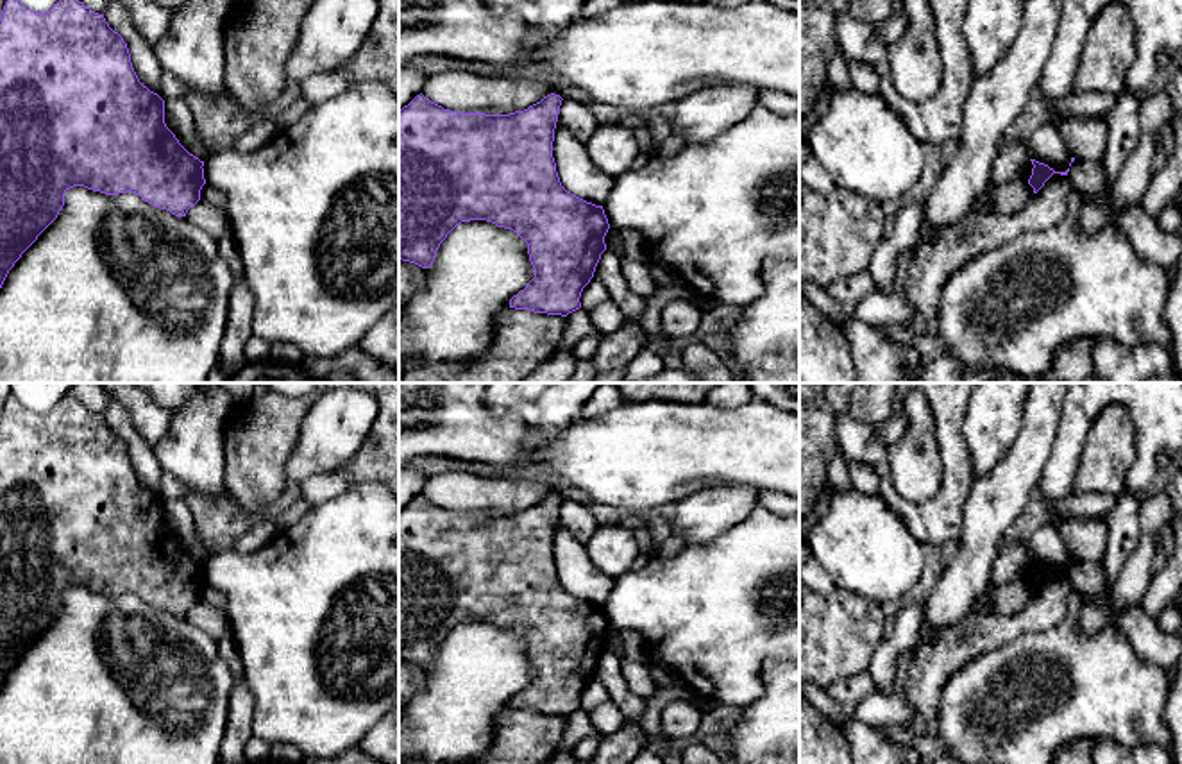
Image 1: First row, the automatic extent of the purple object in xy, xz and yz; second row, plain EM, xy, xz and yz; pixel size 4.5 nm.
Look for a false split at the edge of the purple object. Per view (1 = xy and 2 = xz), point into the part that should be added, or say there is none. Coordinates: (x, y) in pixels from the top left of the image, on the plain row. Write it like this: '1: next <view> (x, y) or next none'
1: next none
2: next none

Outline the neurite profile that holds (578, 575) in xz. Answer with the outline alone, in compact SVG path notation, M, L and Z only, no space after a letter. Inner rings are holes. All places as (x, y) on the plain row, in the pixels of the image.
M558 522L554 530L553 558L561 587L572 596L603 607L613 589L613 580L590 560L585 544L578 542Z

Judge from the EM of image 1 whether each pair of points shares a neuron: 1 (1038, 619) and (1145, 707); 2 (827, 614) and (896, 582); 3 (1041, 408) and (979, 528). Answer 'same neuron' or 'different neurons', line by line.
1: different neurons
2: different neurons
3: same neuron

